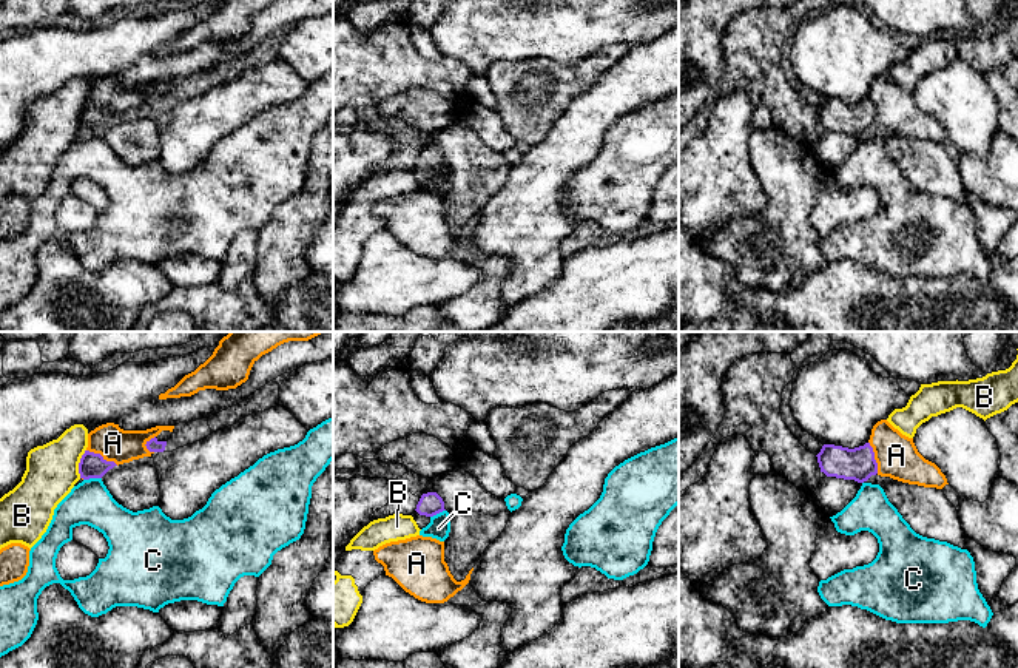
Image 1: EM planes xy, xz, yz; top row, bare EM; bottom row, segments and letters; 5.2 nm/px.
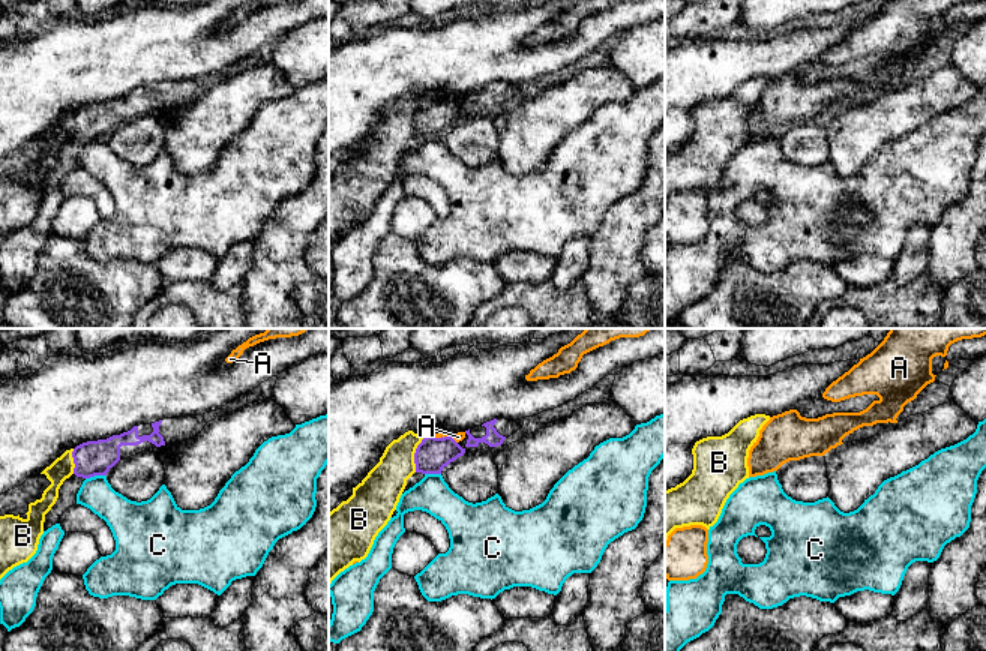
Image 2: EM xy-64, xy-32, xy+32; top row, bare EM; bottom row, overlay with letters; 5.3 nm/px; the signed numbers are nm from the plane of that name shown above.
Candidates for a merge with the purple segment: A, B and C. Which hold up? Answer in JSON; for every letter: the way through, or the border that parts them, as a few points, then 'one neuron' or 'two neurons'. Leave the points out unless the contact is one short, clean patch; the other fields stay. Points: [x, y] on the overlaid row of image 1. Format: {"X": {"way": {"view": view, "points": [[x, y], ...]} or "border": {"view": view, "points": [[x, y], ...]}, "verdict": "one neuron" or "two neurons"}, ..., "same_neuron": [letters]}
{"A": {"border": {"view": "xy", "points": [[87, 449], [117, 465]]}, "verdict": "two neurons"}, "B": {"border": {"view": "xy", "points": [[85, 449], [79, 463], [79, 477]]}, "verdict": "two neurons"}, "C": {"border": {"view": "xy", "points": [[101, 477], [84, 480]]}, "verdict": "two neurons"}, "same_neuron": []}

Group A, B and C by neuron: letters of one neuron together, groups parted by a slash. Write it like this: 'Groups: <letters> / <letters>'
Groups: A / B / C

